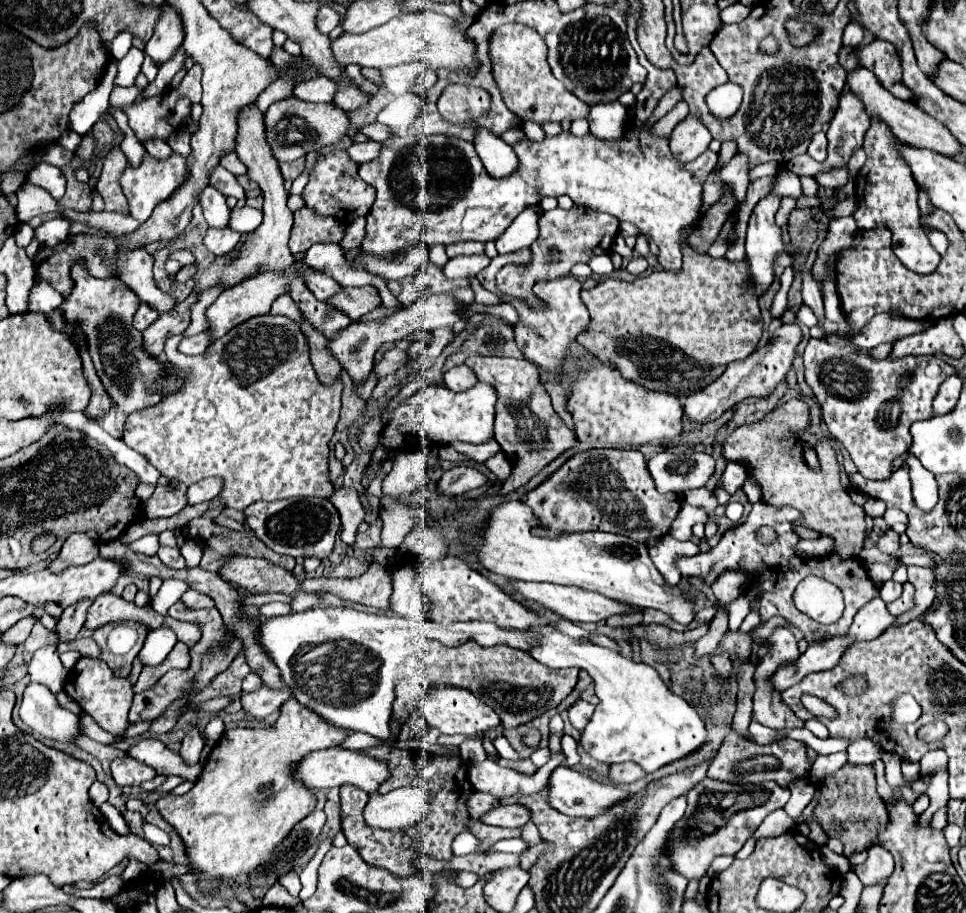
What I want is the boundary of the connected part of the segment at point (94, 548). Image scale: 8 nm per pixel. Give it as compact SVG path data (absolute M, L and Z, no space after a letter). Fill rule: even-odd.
M74 533L64 541L64 547L58 555L58 561L50 565L50 569L62 569L66 565L86 565L98 555L98 545L88 535Z

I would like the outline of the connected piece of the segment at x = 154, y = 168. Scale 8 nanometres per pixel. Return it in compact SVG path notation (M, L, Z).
M172 153L168 159L160 161L160 159L154 159L152 155L144 155L142 157L142 163L138 167L132 167L130 163L126 165L124 173L120 175L120 187L130 203L130 215L134 219L138 219L140 223L148 221L154 207L166 199L170 199L170 195L186 181L188 177L188 167L186 167L186 159L178 153Z

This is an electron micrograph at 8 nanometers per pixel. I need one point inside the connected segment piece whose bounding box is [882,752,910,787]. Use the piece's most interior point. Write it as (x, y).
(893, 773)

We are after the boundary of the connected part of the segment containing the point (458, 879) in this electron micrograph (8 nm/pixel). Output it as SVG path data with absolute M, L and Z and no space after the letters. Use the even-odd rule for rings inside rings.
M470 871L454 873L454 883L460 887L472 887L472 885L476 885L476 881L480 881L480 875L476 875L476 873L470 873Z

